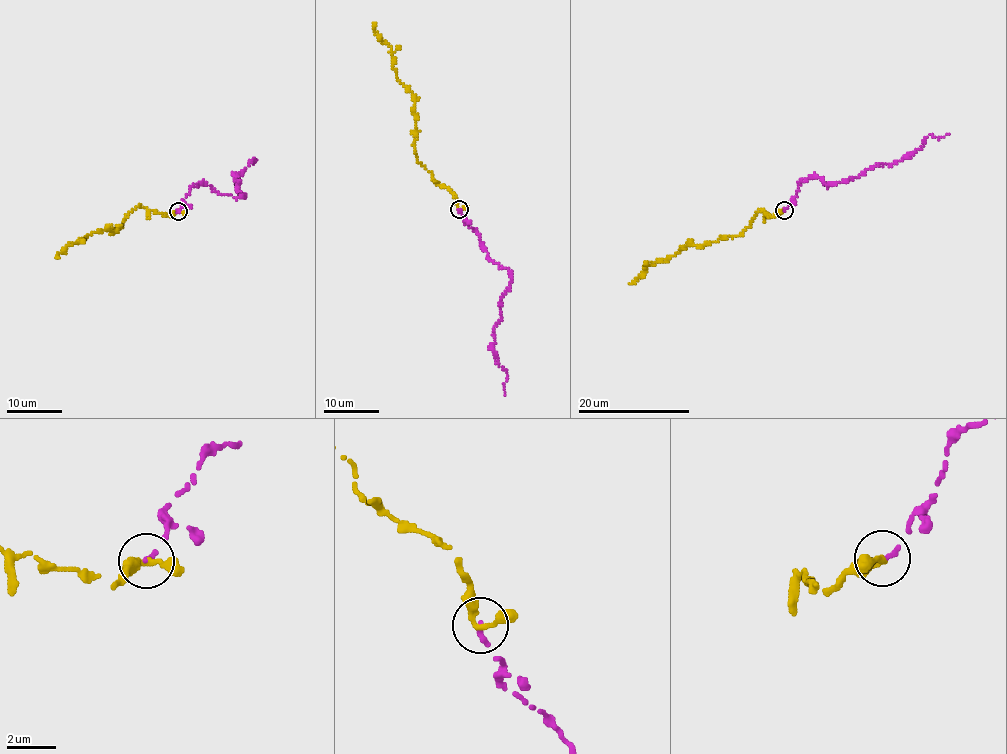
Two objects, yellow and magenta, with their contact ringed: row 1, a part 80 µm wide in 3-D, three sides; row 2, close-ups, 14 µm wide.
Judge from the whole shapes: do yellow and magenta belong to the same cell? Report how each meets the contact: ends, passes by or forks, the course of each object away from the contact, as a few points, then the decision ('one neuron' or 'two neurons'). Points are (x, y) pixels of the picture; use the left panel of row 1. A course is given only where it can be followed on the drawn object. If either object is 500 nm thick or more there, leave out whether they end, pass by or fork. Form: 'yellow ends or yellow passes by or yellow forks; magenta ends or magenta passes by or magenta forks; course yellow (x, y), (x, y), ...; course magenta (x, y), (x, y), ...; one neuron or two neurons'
yellow passes by; magenta ends; course yellow (178, 211), (171, 216), (138, 206), (118, 230), (112, 234), (106, 228), (86, 236), (65, 247), (58, 257); course magenta (178, 211), (194, 186), (209, 184), (224, 195), (245, 197), (238, 191), (237, 175), (257, 159); one neuron

